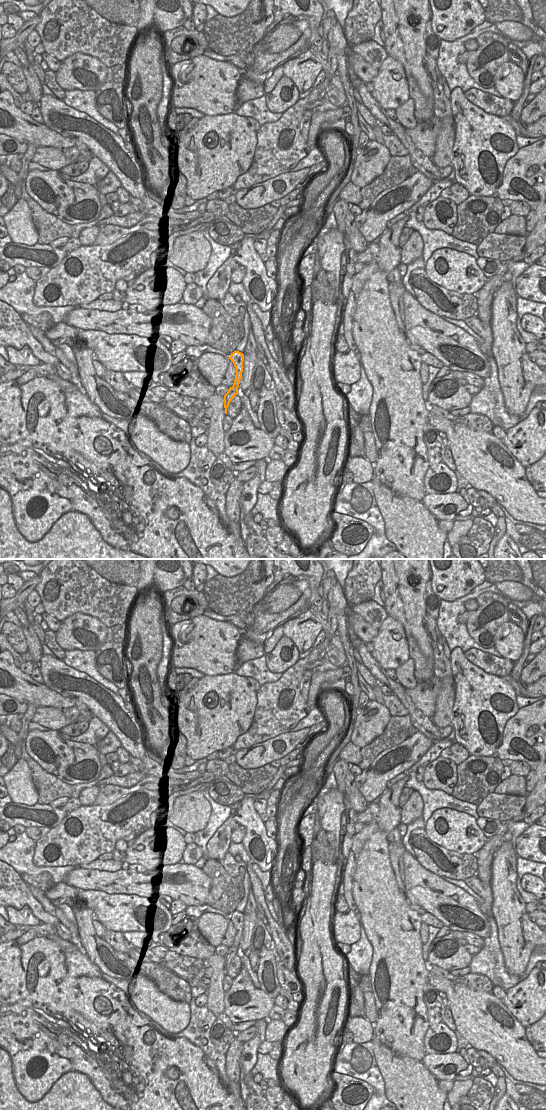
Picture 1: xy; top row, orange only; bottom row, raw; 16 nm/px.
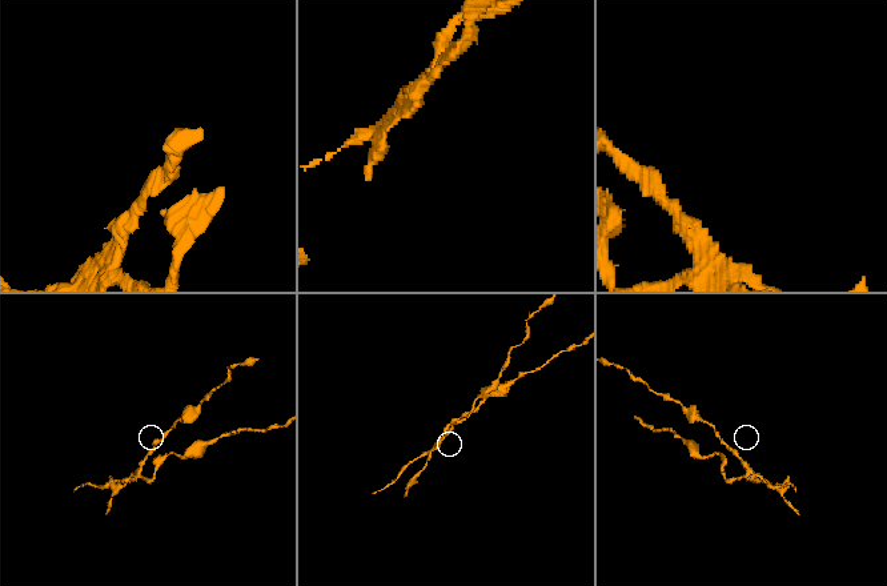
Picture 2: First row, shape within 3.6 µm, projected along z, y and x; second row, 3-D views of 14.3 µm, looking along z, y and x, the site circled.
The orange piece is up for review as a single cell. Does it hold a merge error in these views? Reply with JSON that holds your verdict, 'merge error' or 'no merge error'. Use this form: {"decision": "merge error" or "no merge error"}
{"decision": "merge error"}

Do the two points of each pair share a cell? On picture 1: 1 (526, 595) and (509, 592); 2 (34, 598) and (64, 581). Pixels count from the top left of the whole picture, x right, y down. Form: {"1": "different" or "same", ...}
{"1": "same", "2": "different"}

